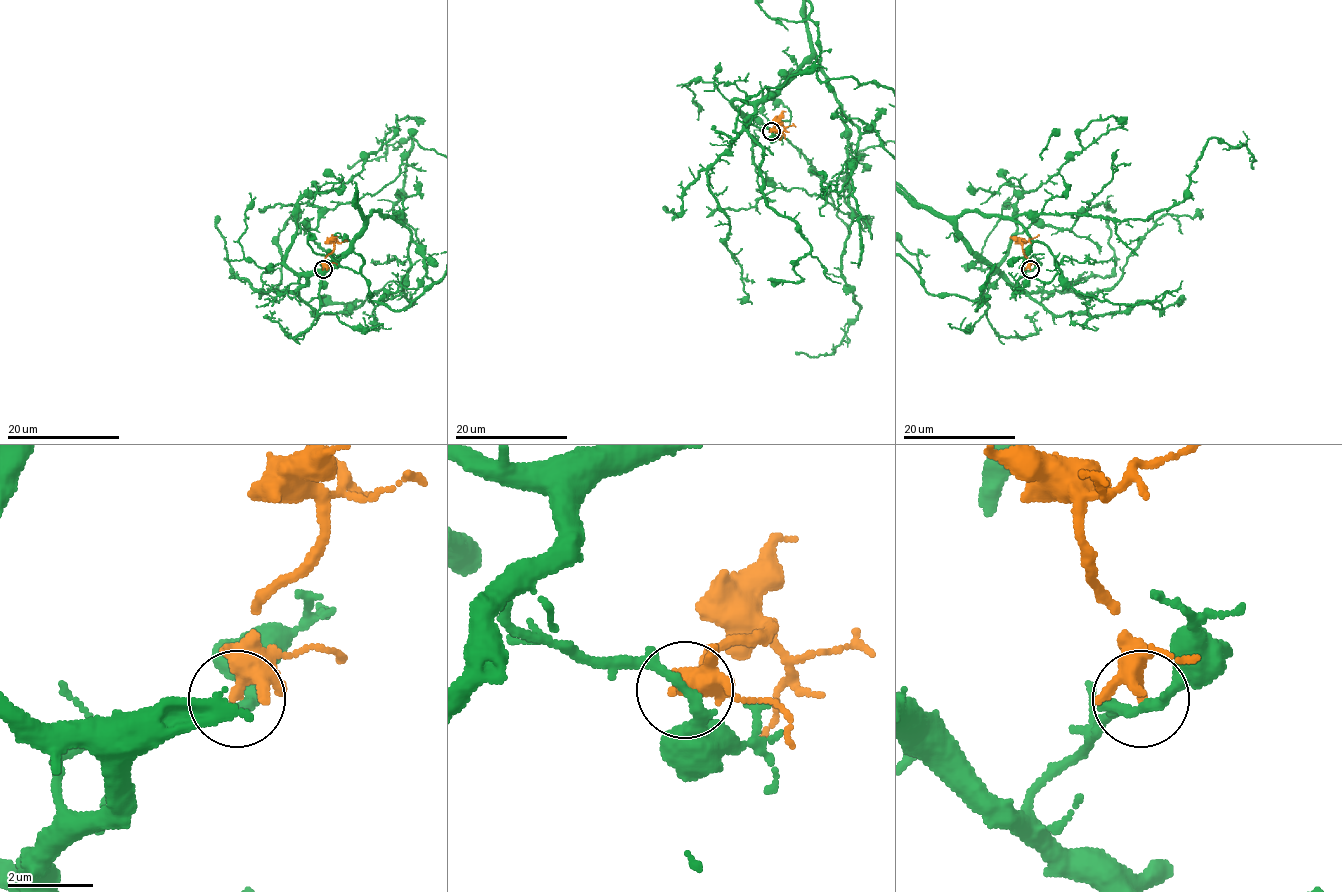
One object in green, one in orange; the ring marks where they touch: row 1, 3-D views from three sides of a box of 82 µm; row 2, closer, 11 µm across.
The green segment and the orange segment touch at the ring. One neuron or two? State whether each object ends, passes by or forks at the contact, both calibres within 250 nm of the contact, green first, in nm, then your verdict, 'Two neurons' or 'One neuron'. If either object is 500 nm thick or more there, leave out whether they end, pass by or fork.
At the ring green passes by. At the ring orange forks. Thickness 240 nm (green) against 260 nm. Two neurons

